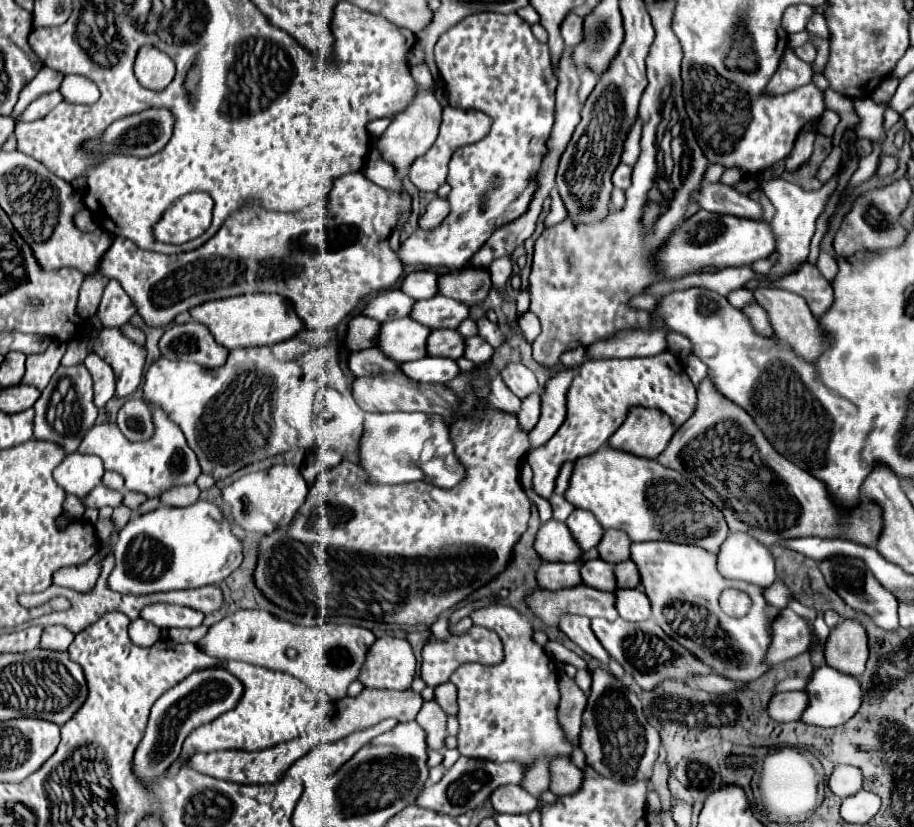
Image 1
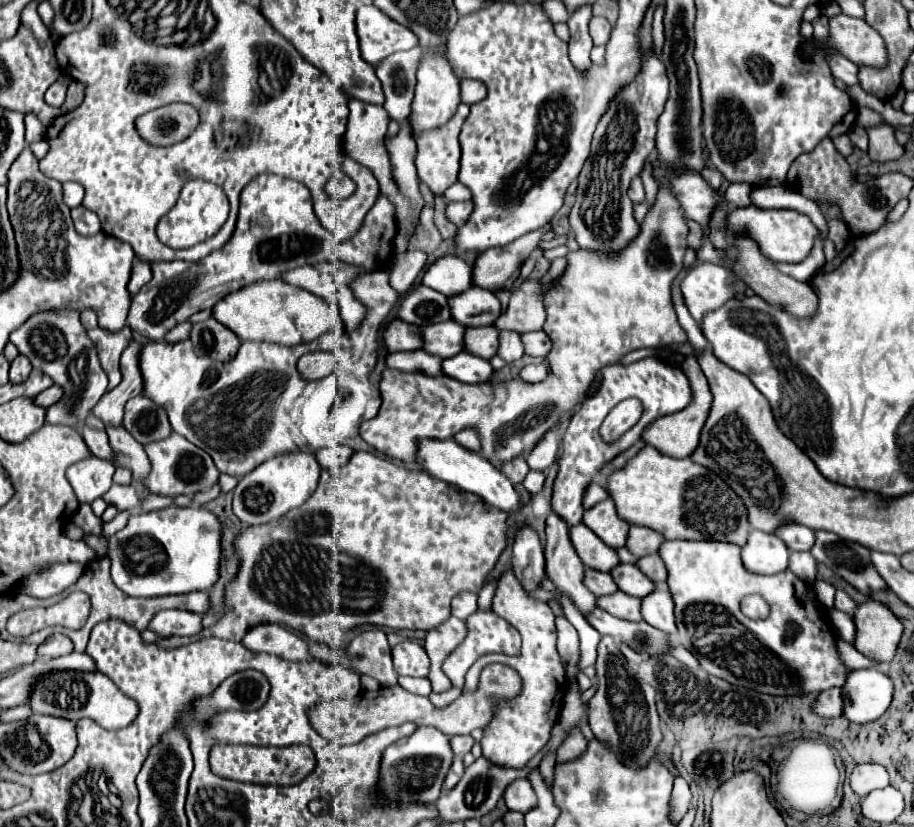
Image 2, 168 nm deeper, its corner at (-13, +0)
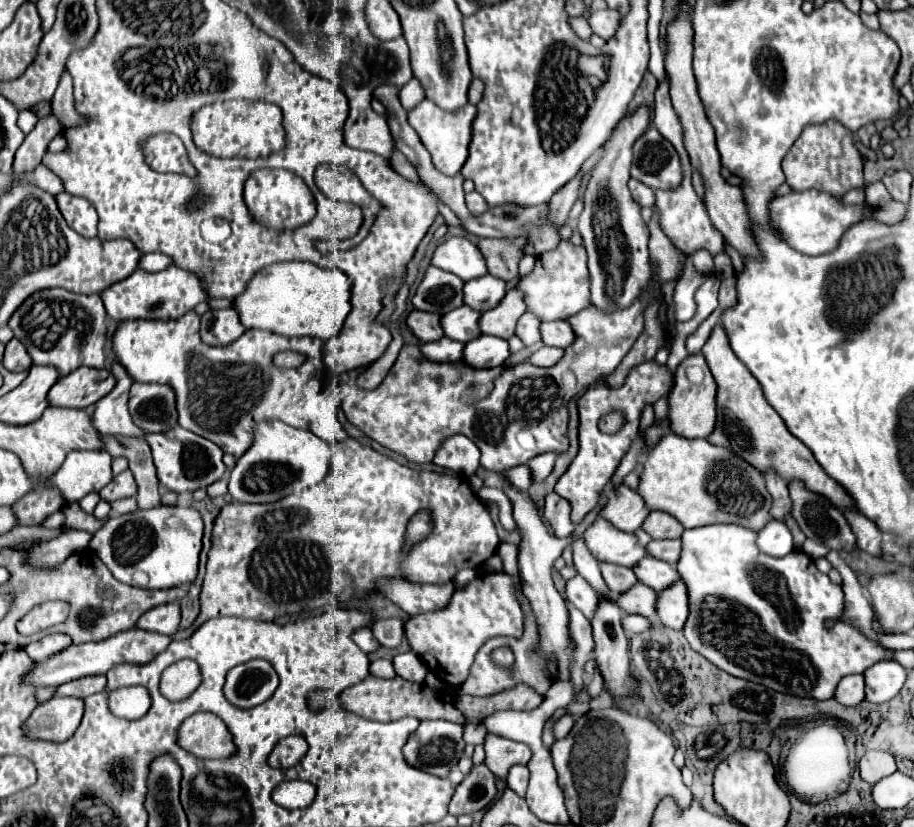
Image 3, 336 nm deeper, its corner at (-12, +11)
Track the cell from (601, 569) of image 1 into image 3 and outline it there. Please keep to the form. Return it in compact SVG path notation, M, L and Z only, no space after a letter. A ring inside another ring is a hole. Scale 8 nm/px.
M657 558L643 560L641 564L637 564L637 568L633 568L633 572L637 574L639 582L651 586L657 592L661 592L661 590L665 590L681 580L675 566L671 566L663 560L657 560Z

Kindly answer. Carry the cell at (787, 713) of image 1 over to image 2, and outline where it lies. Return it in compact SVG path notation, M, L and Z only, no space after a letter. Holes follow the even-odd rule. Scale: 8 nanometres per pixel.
M840 687L826 689L818 693L816 701L812 703L812 711L818 717L840 717L842 715L842 697L840 697Z

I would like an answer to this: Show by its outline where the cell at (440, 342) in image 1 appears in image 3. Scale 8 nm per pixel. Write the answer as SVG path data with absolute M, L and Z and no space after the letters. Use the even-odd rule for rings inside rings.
M511 286L501 300L501 304L493 310L483 312L481 316L481 332L483 334L493 334L509 340L515 334L515 324L517 320L527 312L525 304L525 294L519 290L519 286Z

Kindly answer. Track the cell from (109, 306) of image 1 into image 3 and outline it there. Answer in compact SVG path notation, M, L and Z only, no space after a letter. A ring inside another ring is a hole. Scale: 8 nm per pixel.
M159 252L143 256L141 262L139 262L139 266L145 268L145 270L149 270L149 272L161 272L161 270L169 268L171 264L173 264L173 260L169 256L165 256L165 254L159 254Z

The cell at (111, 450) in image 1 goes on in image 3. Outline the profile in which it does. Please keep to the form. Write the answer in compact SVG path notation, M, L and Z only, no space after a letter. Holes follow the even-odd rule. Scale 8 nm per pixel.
M177 426L169 432L147 434L147 444L153 454L157 478L161 482L161 486L165 486L171 492L177 492L177 494L195 492L199 488L207 488L209 484L213 484L225 476L227 468L223 464L223 450L217 444L213 444L211 440L197 436L191 430Z

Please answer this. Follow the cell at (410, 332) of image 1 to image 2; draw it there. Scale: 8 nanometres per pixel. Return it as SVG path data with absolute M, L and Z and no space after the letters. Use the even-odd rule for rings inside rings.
M452 319L420 327L422 349L442 359L454 357L462 351L462 335L464 327L460 323L454 323Z

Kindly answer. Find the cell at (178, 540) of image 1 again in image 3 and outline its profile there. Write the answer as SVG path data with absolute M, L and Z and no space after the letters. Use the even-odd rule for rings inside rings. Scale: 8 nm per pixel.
M157 506L151 510L111 516L103 528L93 534L89 546L119 582L127 584L127 568L131 566L131 570L139 570L147 576L145 588L167 590L181 584L191 584L195 580L201 536L203 520L199 512L183 506Z

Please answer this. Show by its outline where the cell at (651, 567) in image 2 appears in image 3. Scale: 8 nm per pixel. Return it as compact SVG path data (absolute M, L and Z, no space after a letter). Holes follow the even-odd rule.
M653 540L649 546L649 554L665 560L669 564L677 564L681 556L681 540Z

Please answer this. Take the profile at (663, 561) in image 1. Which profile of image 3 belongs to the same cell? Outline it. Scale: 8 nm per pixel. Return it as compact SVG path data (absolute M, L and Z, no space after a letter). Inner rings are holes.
M713 524L713 526L701 526L701 528L691 528L691 530L685 530L683 536L681 536L681 542L683 542L683 552L681 552L681 560L677 564L677 570L681 572L681 578L685 580L687 588L689 588L689 620L685 624L685 638L689 640L691 648L695 652L699 652L701 656L705 656L709 662L713 662L717 668L729 672L731 676L737 676L737 678L745 678L745 680L751 680L751 682L757 682L757 684L763 684L771 690L777 690L777 692L785 692L785 694L793 694L793 696L805 696L805 698L813 698L813 700L829 700L835 696L835 688L839 684L839 680L847 674L857 674L857 672L865 672L867 668L871 668L873 664L877 662L883 662L883 660L893 660L893 652L883 648L877 640L871 640L867 638L857 626L853 624L847 624L841 620L841 614L843 614L843 608L845 608L845 596L843 596L843 590L839 584L833 584L829 580L827 574L819 572L813 558L803 552L803 550L793 550L789 552L785 558L773 558L773 556L767 556L765 552L761 552L757 548L757 532L745 528L745 526L739 526L739 524ZM825 618L837 618L839 622L835 624L833 630L825 630L823 622Z

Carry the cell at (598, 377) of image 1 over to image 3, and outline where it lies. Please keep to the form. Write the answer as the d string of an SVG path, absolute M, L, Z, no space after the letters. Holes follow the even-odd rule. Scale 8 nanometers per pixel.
M651 360L651 362L643 362L643 364L635 366L629 372L623 388L611 390L605 384L599 384L579 398L579 454L575 456L569 470L555 484L555 492L559 496L567 498L573 506L573 510L571 510L573 524L579 524L591 510L595 510L599 506L603 486L611 480L621 458L627 454L631 442L635 440L635 436L639 432L639 420L641 420L641 412L643 412L645 404L655 404L669 390L669 386L671 386L671 374L667 372L667 368L659 366ZM615 410L621 412L625 418L621 430L615 434L601 432L599 418L609 412L615 412Z

